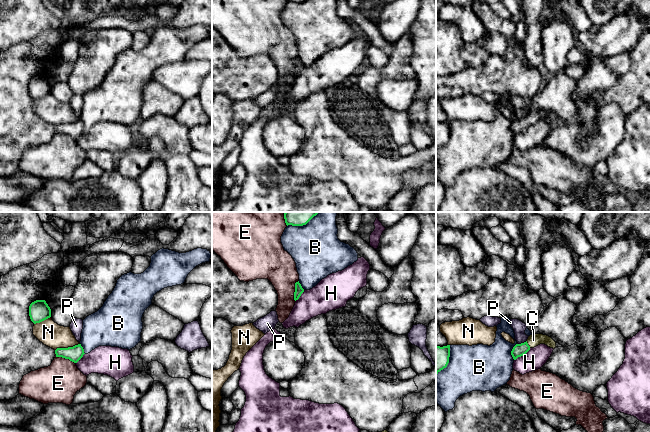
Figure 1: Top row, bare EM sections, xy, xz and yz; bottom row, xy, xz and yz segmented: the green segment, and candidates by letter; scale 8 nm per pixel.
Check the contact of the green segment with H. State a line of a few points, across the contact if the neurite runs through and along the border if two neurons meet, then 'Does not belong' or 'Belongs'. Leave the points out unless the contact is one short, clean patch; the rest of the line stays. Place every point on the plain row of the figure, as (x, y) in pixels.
Line: yz (530, 124), (514, 136). Does not belong

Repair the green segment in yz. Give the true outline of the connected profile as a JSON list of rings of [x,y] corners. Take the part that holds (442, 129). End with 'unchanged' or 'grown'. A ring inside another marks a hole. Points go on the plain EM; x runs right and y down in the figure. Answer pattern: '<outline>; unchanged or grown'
[[[450,121],[436,122],[436,152],[437,150],[447,143],[450,133]]]; unchanged

